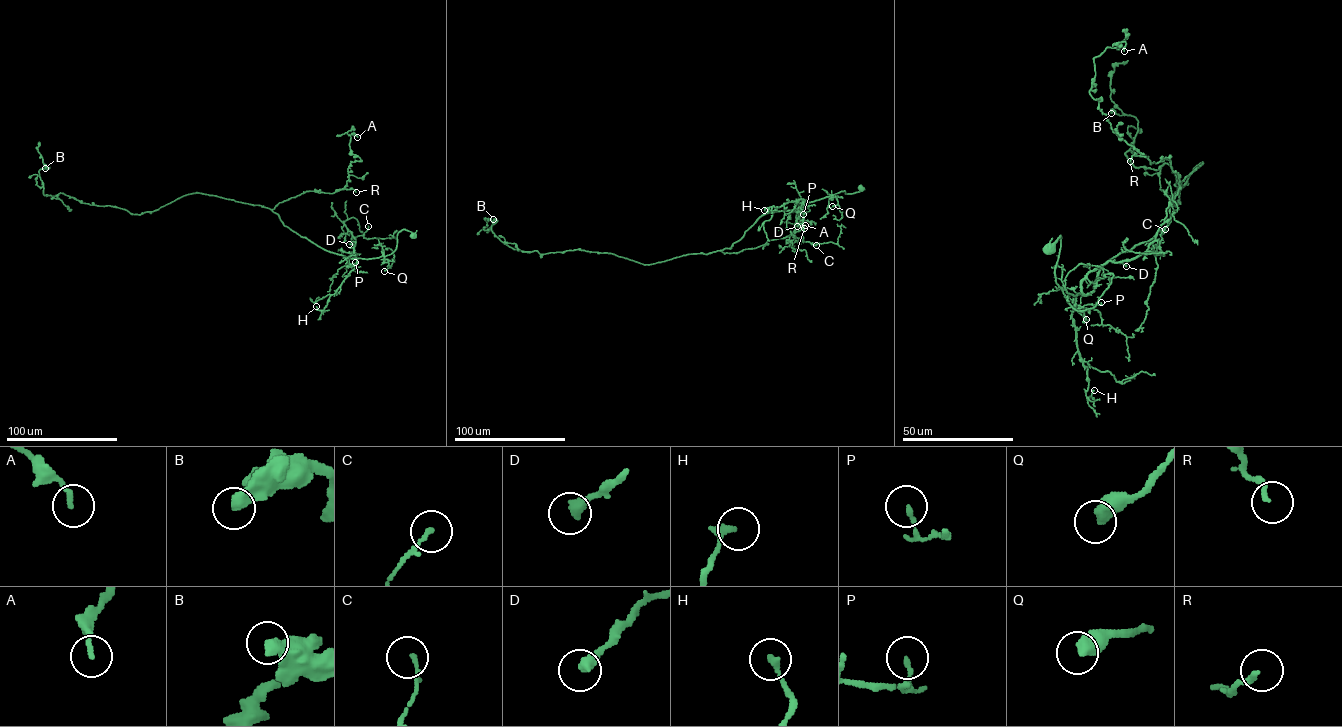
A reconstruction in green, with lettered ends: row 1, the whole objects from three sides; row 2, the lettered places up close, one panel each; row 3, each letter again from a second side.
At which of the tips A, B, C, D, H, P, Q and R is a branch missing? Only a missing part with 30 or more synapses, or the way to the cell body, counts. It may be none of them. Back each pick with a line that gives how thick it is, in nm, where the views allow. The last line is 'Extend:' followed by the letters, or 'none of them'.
Extend: none of them

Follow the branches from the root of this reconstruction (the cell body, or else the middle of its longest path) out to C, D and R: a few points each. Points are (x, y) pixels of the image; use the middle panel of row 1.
C: (861, 188), (852, 193), (841, 191), (802, 204), (802, 239), (816, 245)
D: (861, 188), (852, 193), (841, 191), (802, 204), (802, 222), (797, 226)
R: (861, 188), (765, 213), (730, 248), (720, 250), (756, 248), (804, 228)

